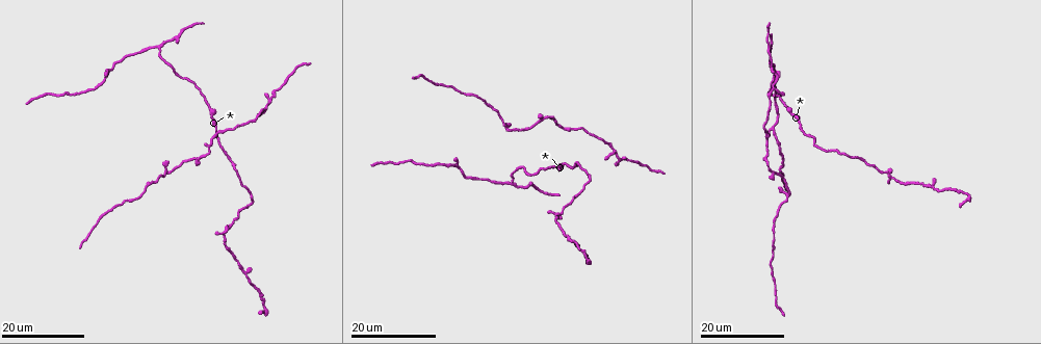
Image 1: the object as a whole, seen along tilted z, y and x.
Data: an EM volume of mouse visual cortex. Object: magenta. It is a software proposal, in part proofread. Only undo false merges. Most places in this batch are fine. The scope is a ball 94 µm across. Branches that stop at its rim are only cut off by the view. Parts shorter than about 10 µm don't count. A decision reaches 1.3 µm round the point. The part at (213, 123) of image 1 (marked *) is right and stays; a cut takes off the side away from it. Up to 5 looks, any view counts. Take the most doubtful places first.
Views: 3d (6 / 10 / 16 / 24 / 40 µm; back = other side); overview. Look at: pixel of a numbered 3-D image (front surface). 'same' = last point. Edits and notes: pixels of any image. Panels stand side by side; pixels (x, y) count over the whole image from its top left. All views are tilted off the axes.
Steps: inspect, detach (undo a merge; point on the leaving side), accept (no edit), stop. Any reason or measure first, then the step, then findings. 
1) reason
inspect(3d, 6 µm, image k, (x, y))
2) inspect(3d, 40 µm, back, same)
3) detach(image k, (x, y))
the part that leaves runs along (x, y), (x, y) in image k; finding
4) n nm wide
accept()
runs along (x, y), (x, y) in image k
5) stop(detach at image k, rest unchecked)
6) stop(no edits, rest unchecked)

a fork
inspect(3d, 16 µm, image 1, (510, 182))

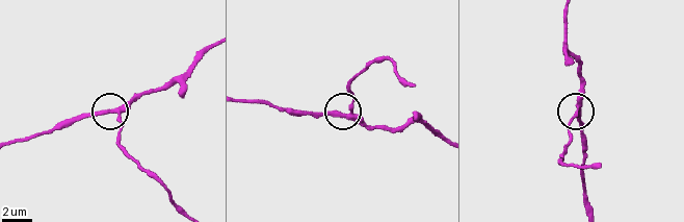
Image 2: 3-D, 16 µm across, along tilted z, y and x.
inspect(3d, 10 µm, image 2, (577, 106))

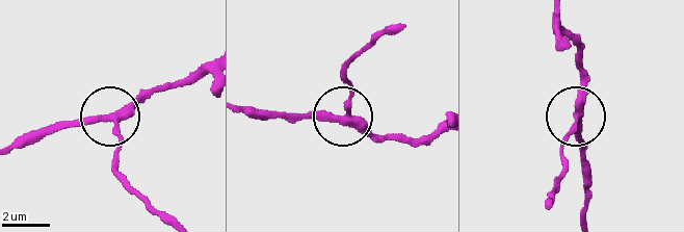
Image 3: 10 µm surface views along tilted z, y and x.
accept()
runs along (551, 201), (575, 121), (577, 57) in image 3; all the same cell

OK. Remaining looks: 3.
three arms meet
inspect(3d, 24 µm, image 1, (895, 177))

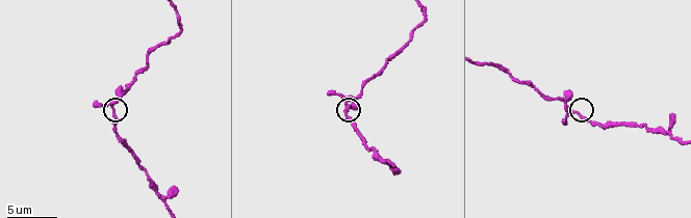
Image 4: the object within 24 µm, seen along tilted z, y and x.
inspect(3d, 10 µm, image 4, (113, 111))

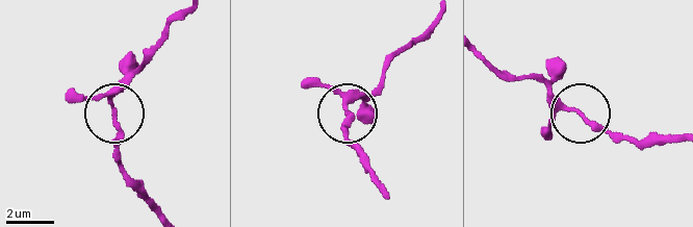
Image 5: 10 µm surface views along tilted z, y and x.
3 arms
accept()
runs along (441, 15), (376, 89), (347, 107), (347, 140) in image 5; one cell here

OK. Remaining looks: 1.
two arms in line, one across
inspect(3d, 6 µm, image 4, (162, 195))

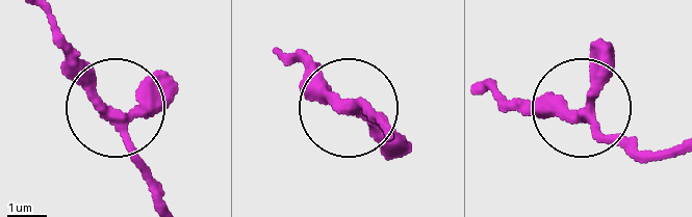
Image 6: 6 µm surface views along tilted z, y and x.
accept()
runs along (488, 87), (573, 106), (635, 143) in image 6; all the same cell

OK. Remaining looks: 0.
stop(no edits, rest unchecked)

